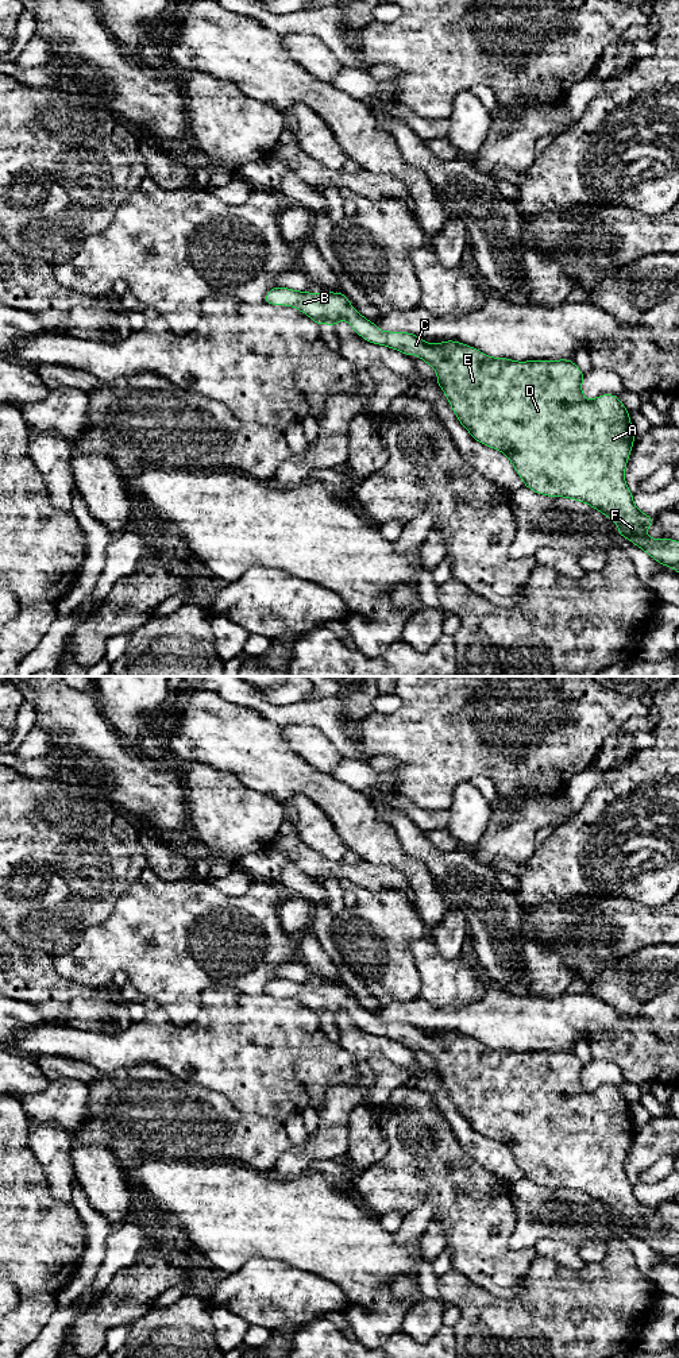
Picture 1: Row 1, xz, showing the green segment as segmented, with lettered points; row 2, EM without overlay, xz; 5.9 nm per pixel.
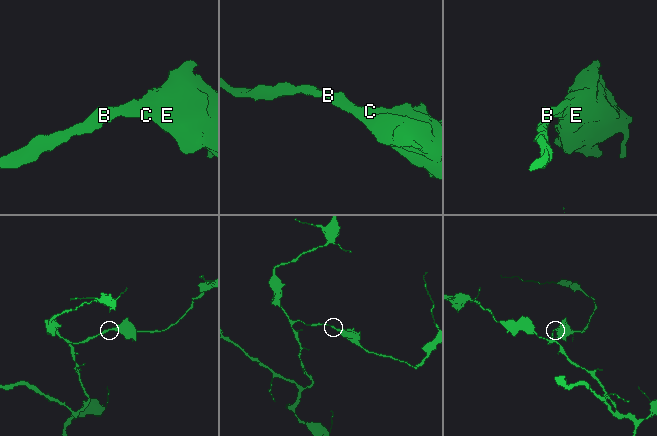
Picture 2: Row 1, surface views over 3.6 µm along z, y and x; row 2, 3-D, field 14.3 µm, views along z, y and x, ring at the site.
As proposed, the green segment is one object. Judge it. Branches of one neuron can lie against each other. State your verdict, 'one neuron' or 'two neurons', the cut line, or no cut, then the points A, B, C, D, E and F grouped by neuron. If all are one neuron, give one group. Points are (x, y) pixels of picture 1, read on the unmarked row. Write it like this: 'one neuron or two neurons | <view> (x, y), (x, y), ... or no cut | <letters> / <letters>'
one neuron | no cut | A B C D E F

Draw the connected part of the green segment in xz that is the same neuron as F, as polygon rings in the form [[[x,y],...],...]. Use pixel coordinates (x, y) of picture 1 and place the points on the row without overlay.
[[[275,977],[266,984],[263,994],[290,996],[309,1007],[320,1019],[324,1014],[335,1019],[346,1010],[363,1031],[390,1038],[408,1048],[418,1046],[436,1061],[435,1073],[443,1080],[458,1112],[474,1131],[505,1145],[524,1177],[541,1187],[589,1195],[618,1215],[617,1227],[629,1230],[659,1255],[675,1259],[679,1265],[679,1232],[647,1227],[647,1219],[655,1214],[655,1208],[636,1199],[633,1184],[625,1173],[624,1164],[636,1130],[629,1102],[614,1085],[585,1091],[585,1064],[572,1052],[516,1053],[491,1049],[455,1031],[428,1035],[410,1023],[382,1023],[351,998],[342,983],[309,984]]]

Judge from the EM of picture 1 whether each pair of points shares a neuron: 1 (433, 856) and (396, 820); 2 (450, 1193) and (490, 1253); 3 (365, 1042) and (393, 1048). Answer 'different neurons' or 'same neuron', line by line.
1: same neuron
2: same neuron
3: same neuron

